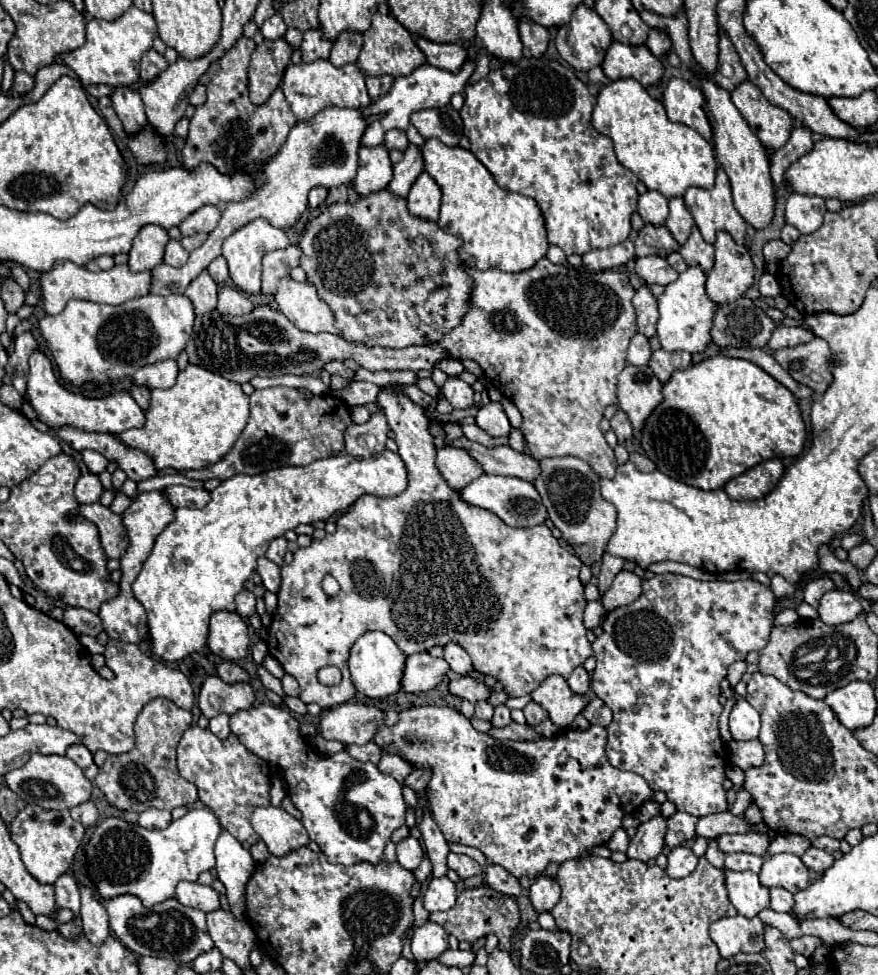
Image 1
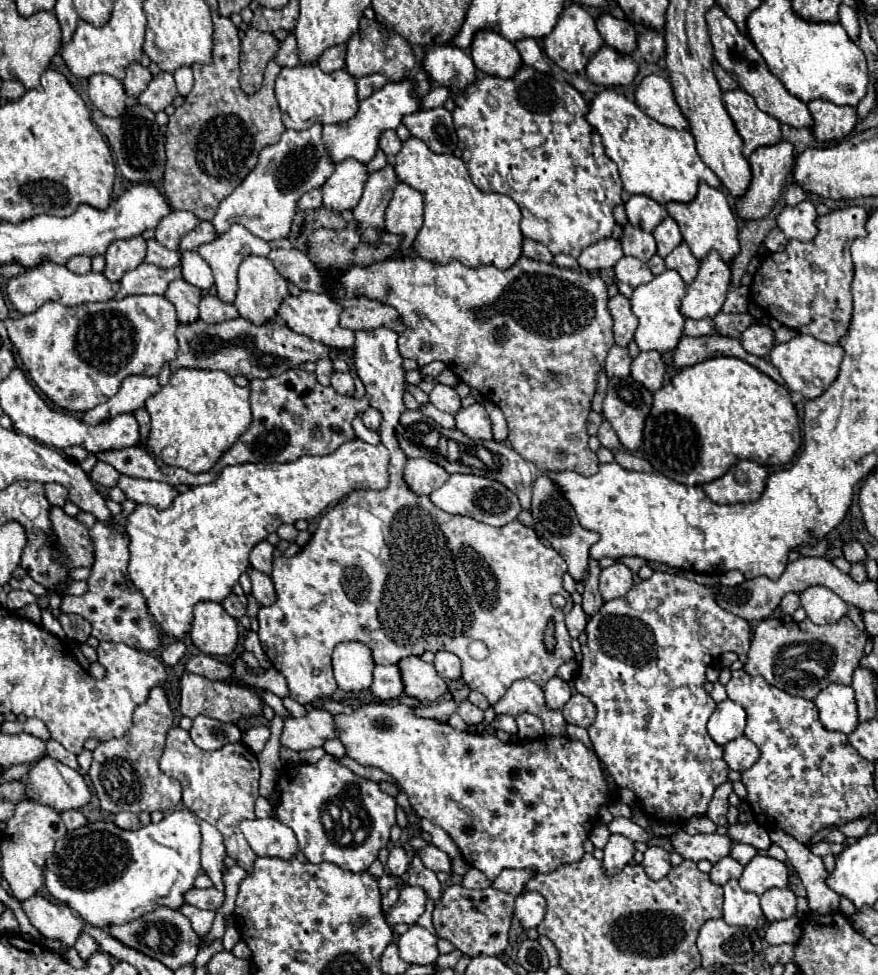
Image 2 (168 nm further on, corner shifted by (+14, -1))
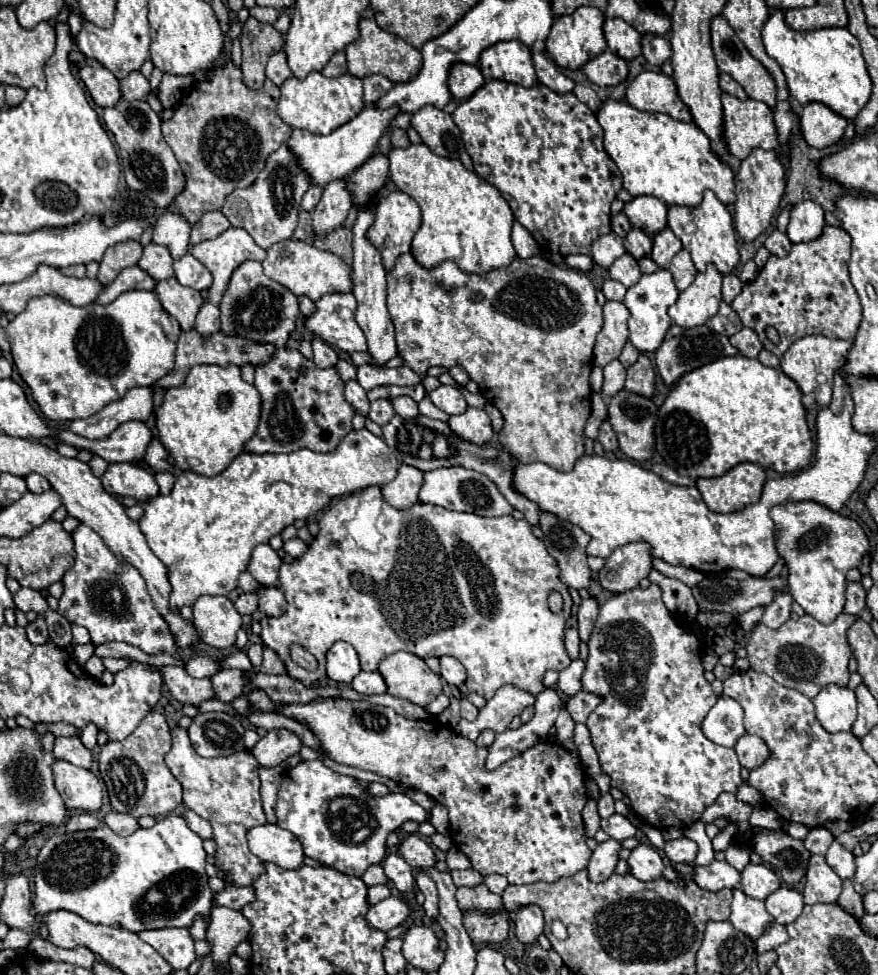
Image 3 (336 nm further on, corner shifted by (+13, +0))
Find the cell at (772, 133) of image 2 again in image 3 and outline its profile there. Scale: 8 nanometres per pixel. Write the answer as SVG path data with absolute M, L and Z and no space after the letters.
M722 93L722 107L724 107L724 143L726 149L732 157L736 159L746 159L752 149L766 149L772 151L778 145L776 139L776 127L774 127L774 119L772 119L772 111L766 103L762 101L740 101L738 97L732 97L728 93Z

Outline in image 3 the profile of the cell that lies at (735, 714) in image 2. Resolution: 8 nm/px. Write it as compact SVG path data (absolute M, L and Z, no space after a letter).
M718 697L716 705L708 711L702 721L704 735L722 747L734 747L736 741L746 733L742 723L742 707L730 697Z

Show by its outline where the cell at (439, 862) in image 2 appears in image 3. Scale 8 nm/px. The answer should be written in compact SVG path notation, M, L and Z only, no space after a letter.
M408 835L398 843L396 853L406 859L406 863L414 869L428 869L436 865L436 857L432 847L422 841L418 835Z

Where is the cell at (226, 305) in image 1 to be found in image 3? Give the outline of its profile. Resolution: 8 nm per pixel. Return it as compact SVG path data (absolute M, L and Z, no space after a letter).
M206 301L196 315L194 329L202 333L202 337L208 337L210 333L218 333L220 331L220 309Z

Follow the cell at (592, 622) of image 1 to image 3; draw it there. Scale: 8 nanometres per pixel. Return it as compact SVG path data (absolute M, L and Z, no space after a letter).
M570 617L568 623L566 623L566 651L568 651L568 657L570 659L578 659L578 645L580 645L580 637L578 637L578 625L576 625L576 619Z

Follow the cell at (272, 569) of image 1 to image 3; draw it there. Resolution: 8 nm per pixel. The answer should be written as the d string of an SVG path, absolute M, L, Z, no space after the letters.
M260 587L260 613L266 617L278 617L286 611L284 593L278 587Z

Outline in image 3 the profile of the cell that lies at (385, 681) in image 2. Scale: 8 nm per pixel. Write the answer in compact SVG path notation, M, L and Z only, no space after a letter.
M360 671L358 677L354 677L354 681L350 683L350 687L360 693L360 695L380 695L380 693L386 693L386 685L384 685L384 679L380 677L380 673L376 671Z

